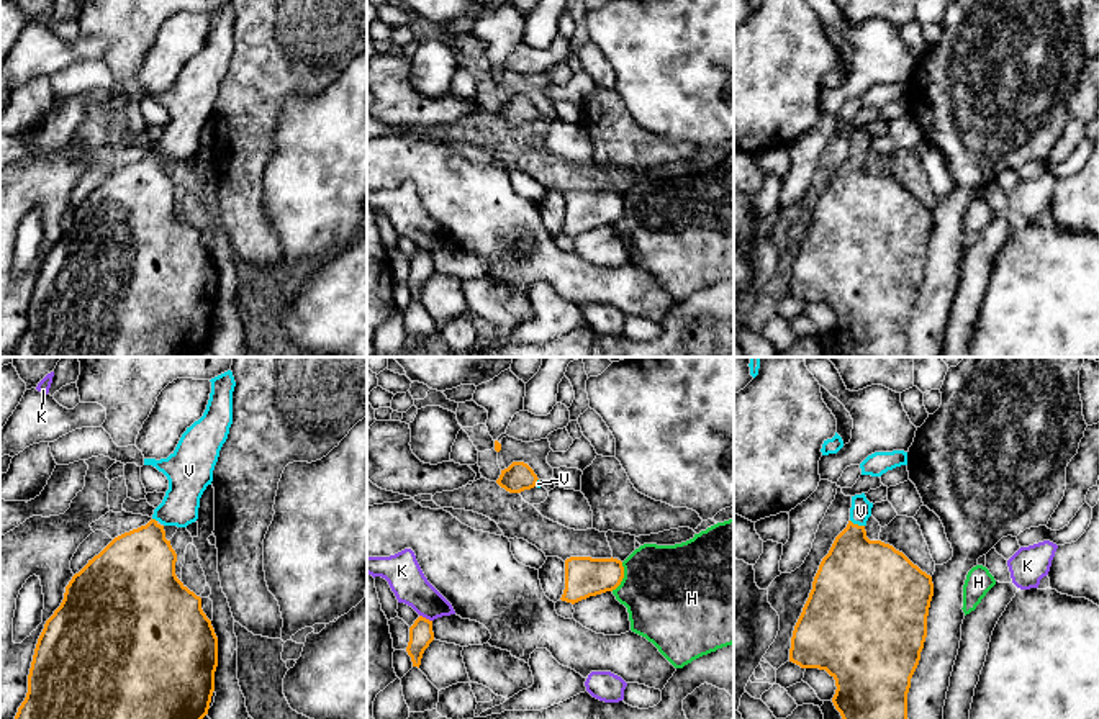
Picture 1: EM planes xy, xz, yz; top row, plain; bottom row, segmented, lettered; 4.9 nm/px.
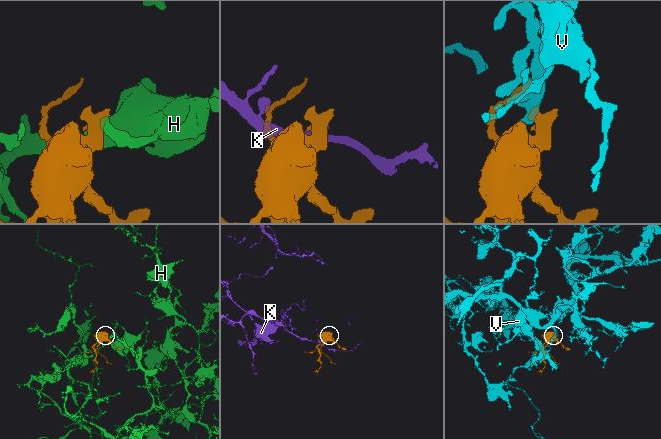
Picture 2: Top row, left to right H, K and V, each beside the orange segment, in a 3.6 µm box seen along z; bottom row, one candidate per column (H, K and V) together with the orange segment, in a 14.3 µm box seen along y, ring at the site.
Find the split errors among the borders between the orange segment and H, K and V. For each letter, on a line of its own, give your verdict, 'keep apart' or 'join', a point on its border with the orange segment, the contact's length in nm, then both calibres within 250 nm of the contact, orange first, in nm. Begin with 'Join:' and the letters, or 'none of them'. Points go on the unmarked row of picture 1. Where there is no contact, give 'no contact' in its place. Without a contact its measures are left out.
Join: V
H: keep apart | xz (623, 210) | 160 nm | 200/460 nm
K: keep apart | xz (425, 251) | 70 nm | 120/180 nm
V: join | yz (857, 158) | 80 nm | 360/100 nm

